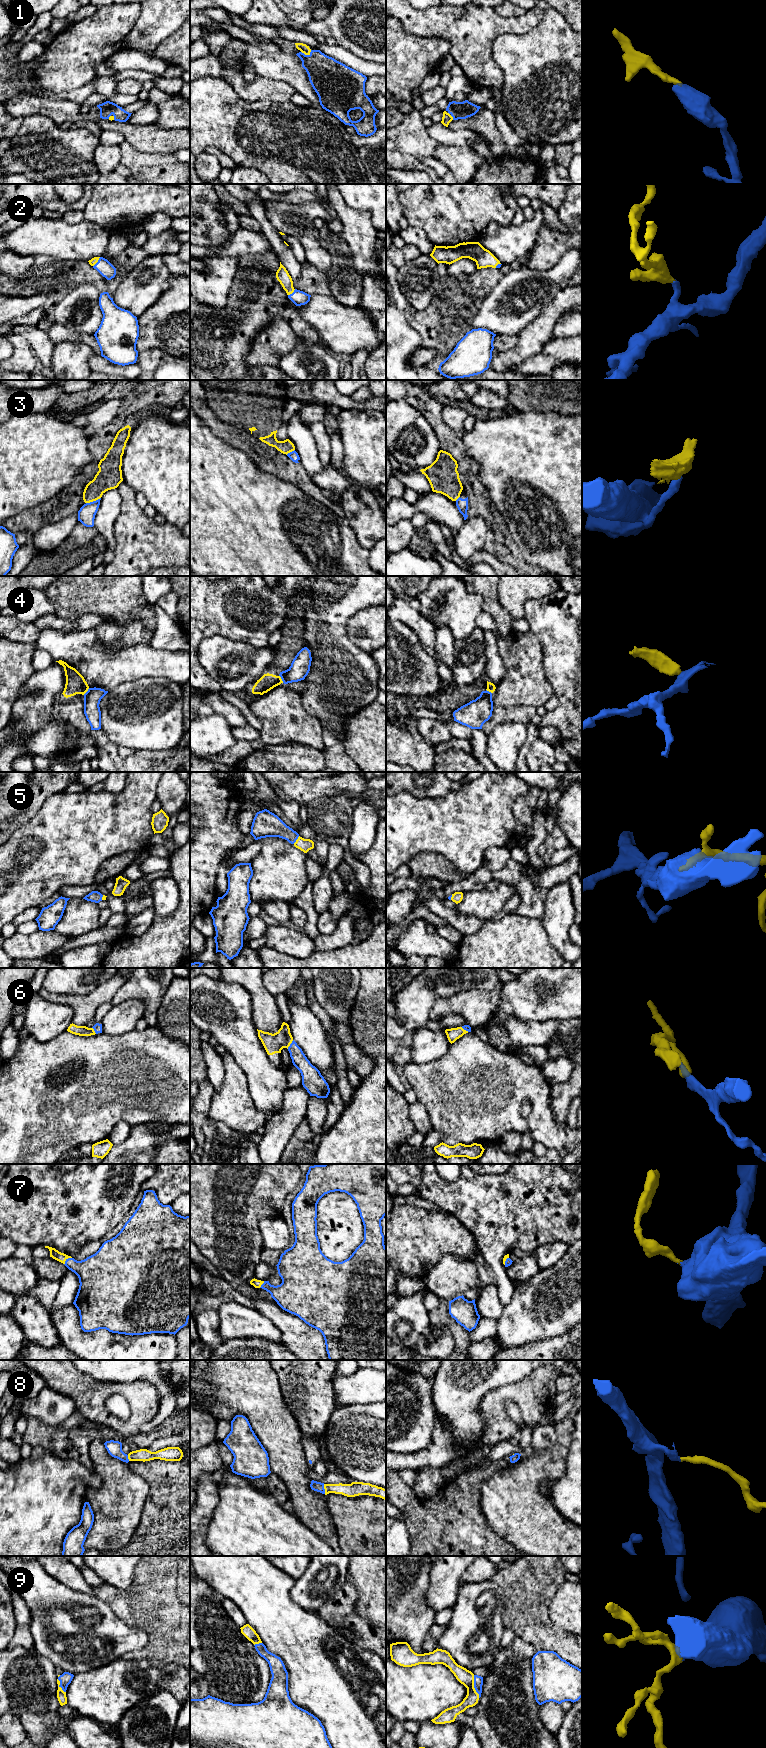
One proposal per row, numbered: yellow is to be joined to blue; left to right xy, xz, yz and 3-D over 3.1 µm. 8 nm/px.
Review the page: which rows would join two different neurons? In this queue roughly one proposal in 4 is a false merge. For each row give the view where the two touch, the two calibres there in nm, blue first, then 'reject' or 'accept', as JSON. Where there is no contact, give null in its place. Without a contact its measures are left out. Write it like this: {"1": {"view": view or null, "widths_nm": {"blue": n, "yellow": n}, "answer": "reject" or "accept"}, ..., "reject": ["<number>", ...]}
{"1": {"view": "xz", "widths_nm": {"blue": 300, "yellow": 70}, "answer": "accept"}, "2": {"view": "xy", "widths_nm": {"blue": 120, "yellow": 60}, "answer": "accept"}, "3": {"view": "xy", "widths_nm": {"blue": 140, "yellow": 200}, "answer": "reject"}, "4": {"view": "xz", "widths_nm": {"blue": 160, "yellow": 130}, "answer": "reject"}, "5": {"view": "xz", "widths_nm": {"blue": 190, "yellow": 100}, "answer": "accept"}, "6": {"view": "xz", "widths_nm": {"blue": 120, "yellow": 160}, "answer": "accept"}, "7": {"view": "xy", "widths_nm": {"blue": 260, "yellow": 80}, "answer": "accept"}, "8": {"view": "xz", "widths_nm": {"blue": 80, "yellow": 110}, "answer": "accept"}, "9": {"view": "yz", "widths_nm": {"blue": 80, "yellow": 120}, "answer": "accept"}, "reject": ["3", "4"]}

